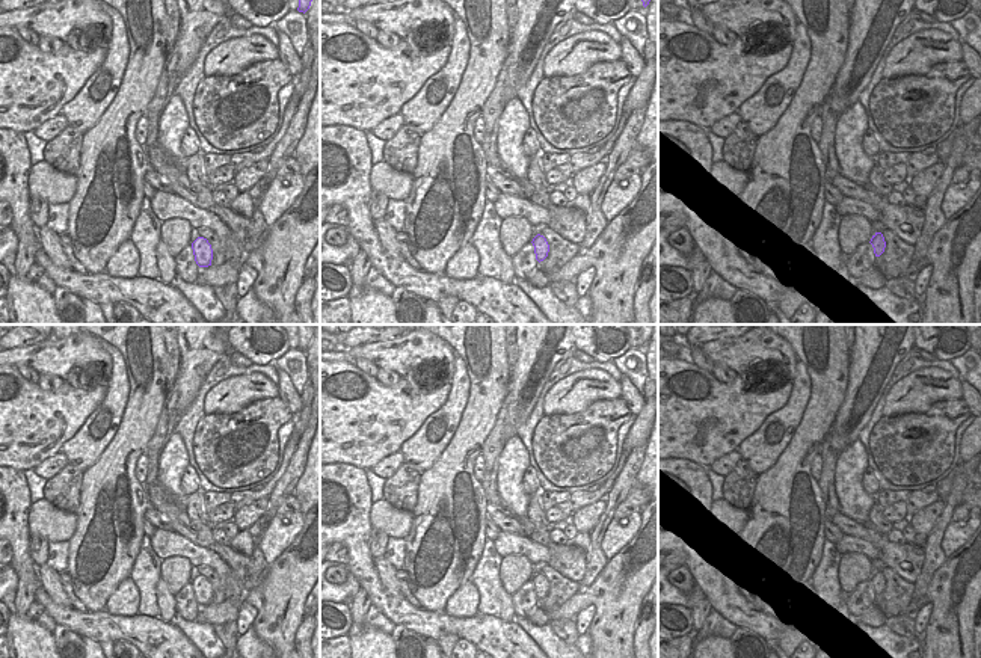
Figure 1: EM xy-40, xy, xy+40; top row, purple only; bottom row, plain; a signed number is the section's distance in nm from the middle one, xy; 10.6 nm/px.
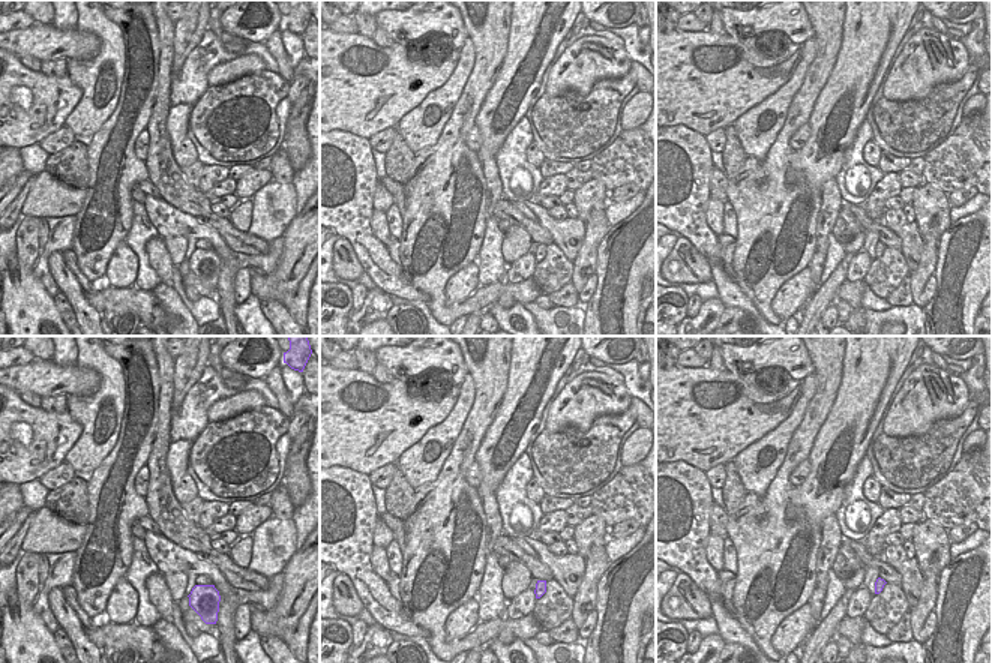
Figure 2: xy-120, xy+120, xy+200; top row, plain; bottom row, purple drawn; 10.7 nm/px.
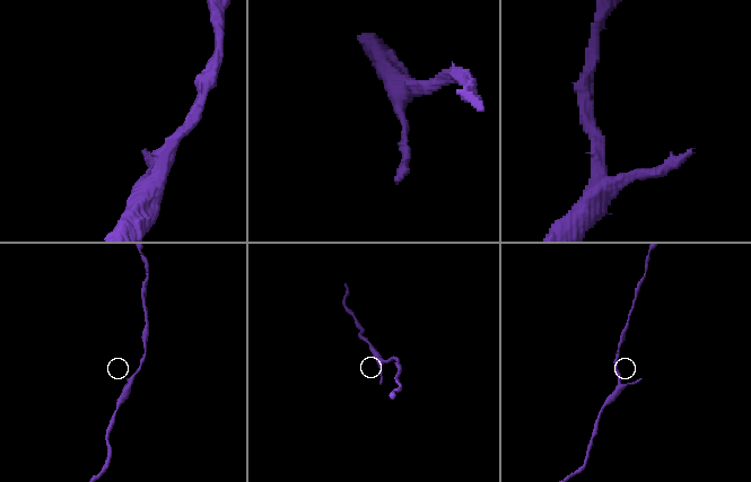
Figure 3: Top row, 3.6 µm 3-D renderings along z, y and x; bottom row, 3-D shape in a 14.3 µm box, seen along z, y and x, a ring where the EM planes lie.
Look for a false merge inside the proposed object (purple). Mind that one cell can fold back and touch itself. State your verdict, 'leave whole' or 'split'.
leave whole

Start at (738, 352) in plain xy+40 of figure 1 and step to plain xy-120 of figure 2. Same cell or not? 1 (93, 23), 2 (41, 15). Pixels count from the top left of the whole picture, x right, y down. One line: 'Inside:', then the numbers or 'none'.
Inside: none

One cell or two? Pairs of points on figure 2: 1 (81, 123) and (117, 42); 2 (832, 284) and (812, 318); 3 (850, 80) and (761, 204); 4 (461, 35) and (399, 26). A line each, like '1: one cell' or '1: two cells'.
1: one cell
2: one cell
3: two cells
4: one cell

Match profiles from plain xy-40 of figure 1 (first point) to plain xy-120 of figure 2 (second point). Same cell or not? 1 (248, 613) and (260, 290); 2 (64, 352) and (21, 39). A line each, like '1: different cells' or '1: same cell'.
1: different cells
2: same cell

